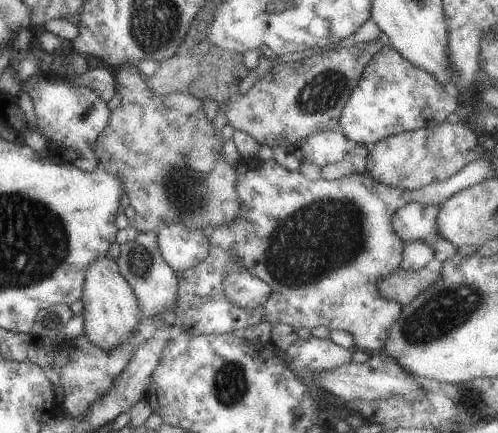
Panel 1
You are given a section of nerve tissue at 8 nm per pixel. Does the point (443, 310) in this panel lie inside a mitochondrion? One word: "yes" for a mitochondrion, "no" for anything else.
yes

